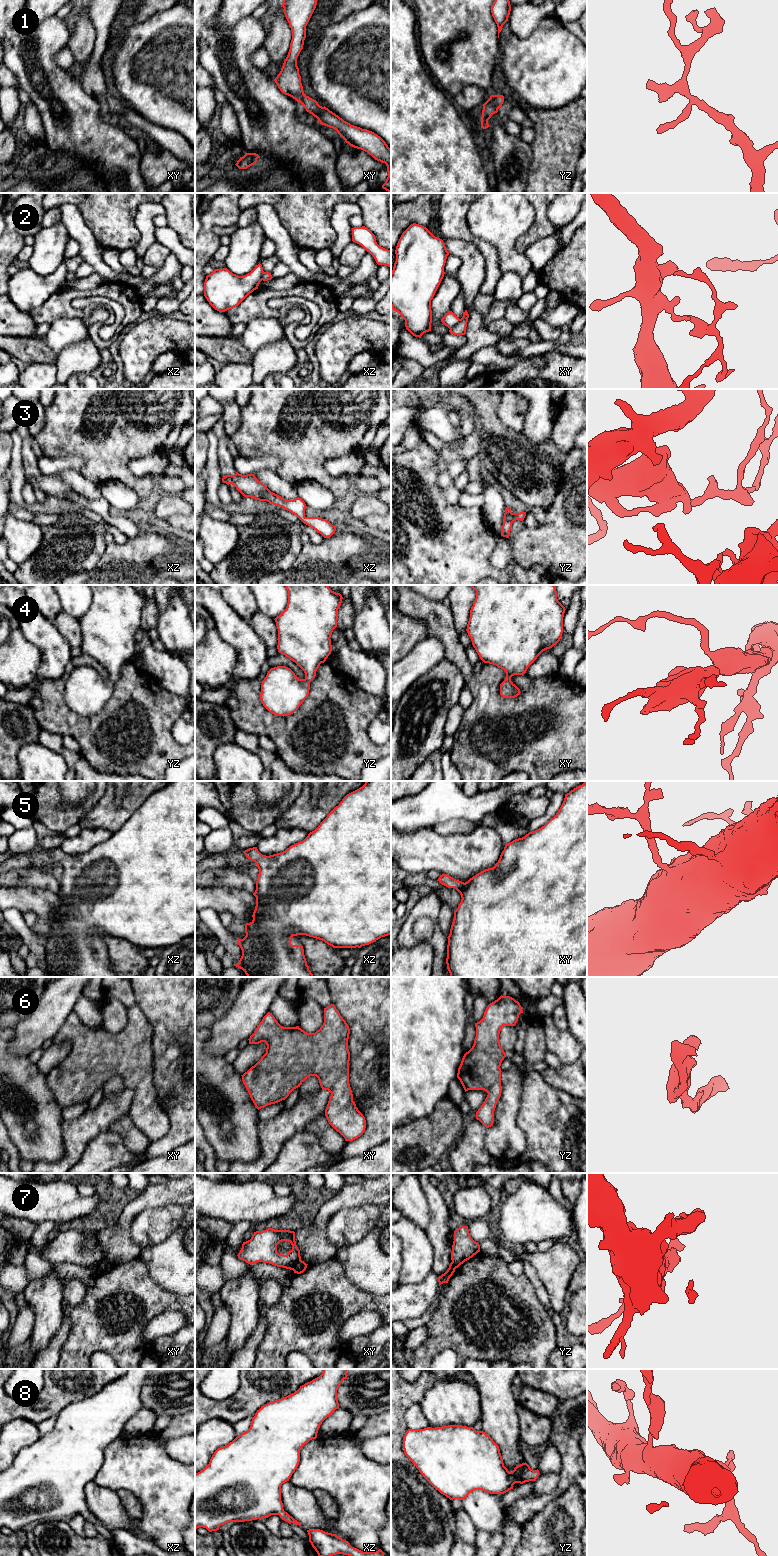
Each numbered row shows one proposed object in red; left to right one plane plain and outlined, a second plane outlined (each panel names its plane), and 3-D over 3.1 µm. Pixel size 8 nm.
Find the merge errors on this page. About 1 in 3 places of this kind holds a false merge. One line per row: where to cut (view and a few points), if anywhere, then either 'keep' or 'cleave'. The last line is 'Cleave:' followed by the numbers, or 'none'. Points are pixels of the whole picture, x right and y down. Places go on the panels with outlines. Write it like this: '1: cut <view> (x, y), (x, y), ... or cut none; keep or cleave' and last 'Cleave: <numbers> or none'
1: cut none; keep
2: cut xy (460, 319), (450, 329); cleave
3: cut none; keep
4: cut none; keep
5: cut none; keep
6: cut none; keep
7: cut xy (300, 1259), (292, 1269); cleave
8: cut none; keep
Cleave: 2, 7

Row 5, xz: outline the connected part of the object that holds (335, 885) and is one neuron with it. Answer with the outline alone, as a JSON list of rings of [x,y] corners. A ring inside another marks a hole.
[[[366,781],[359,789],[347,794],[320,825],[301,842],[291,845],[285,851],[270,856],[262,855],[257,847],[249,848],[243,853],[254,861],[259,869],[256,881],[256,906],[253,920],[245,924],[246,936],[237,938],[242,956],[234,966],[242,969],[247,977],[314,977],[304,955],[302,945],[292,945],[293,936],[306,935],[324,941],[333,948],[361,948],[381,937],[391,934],[391,781]]]

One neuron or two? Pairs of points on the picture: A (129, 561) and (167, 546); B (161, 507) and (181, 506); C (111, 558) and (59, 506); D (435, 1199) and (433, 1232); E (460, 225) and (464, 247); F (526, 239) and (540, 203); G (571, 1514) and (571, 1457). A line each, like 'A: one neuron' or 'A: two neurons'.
A: one neuron
B: one neuron
C: two neurons
D: one neuron
E: two neurons
F: one neuron
G: two neurons

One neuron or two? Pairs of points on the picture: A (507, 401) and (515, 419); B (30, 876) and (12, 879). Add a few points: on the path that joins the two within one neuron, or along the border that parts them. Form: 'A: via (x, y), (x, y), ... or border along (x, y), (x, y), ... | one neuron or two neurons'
A: via (511, 405), (513, 415) | one neuron
B: via (26, 874), (16, 875) | one neuron

